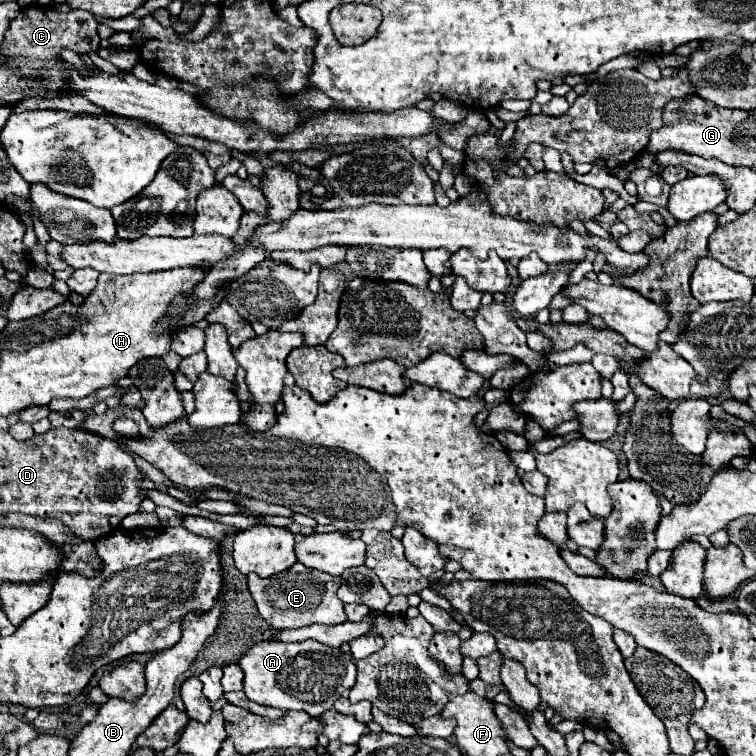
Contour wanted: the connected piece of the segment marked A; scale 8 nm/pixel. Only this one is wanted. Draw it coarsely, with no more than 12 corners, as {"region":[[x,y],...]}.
{"region":[[261,641],[239,667],[251,701],[319,717],[355,685],[351,653]]}

